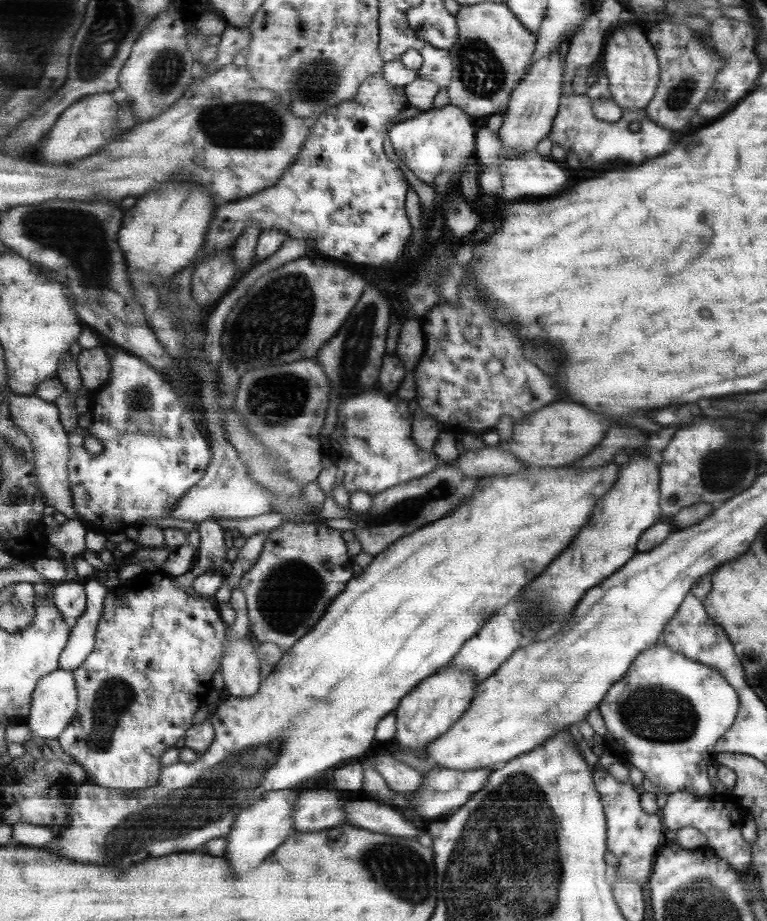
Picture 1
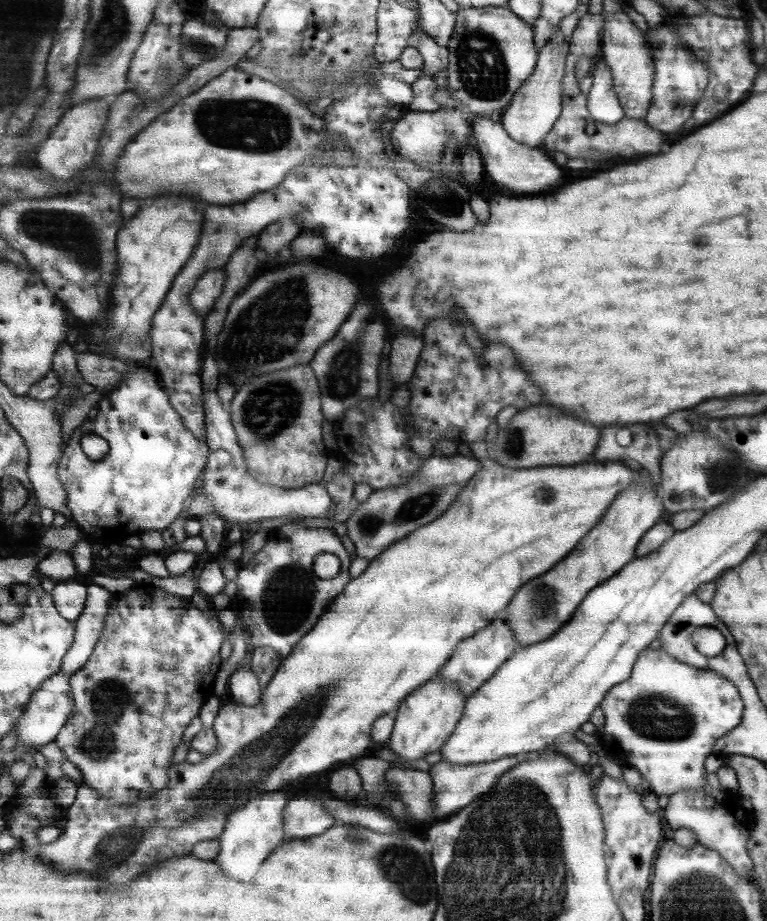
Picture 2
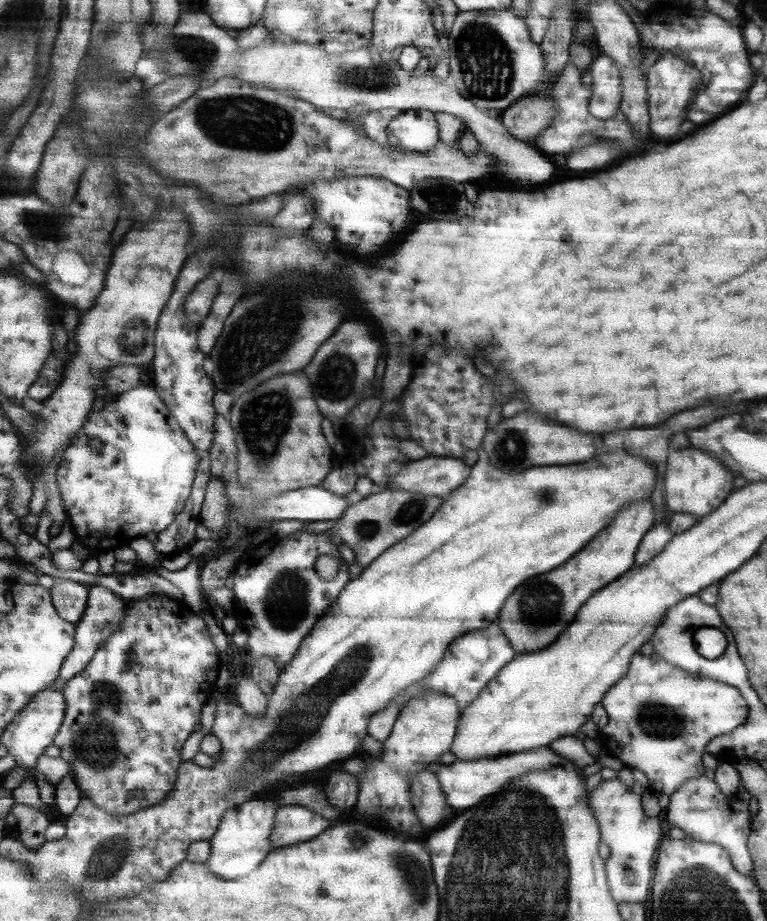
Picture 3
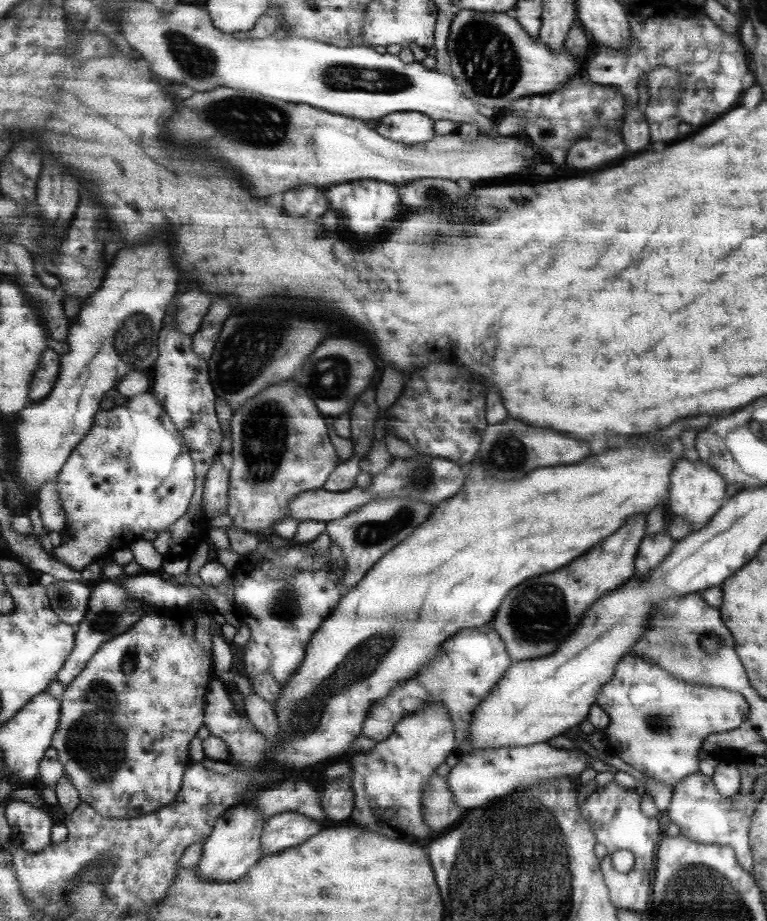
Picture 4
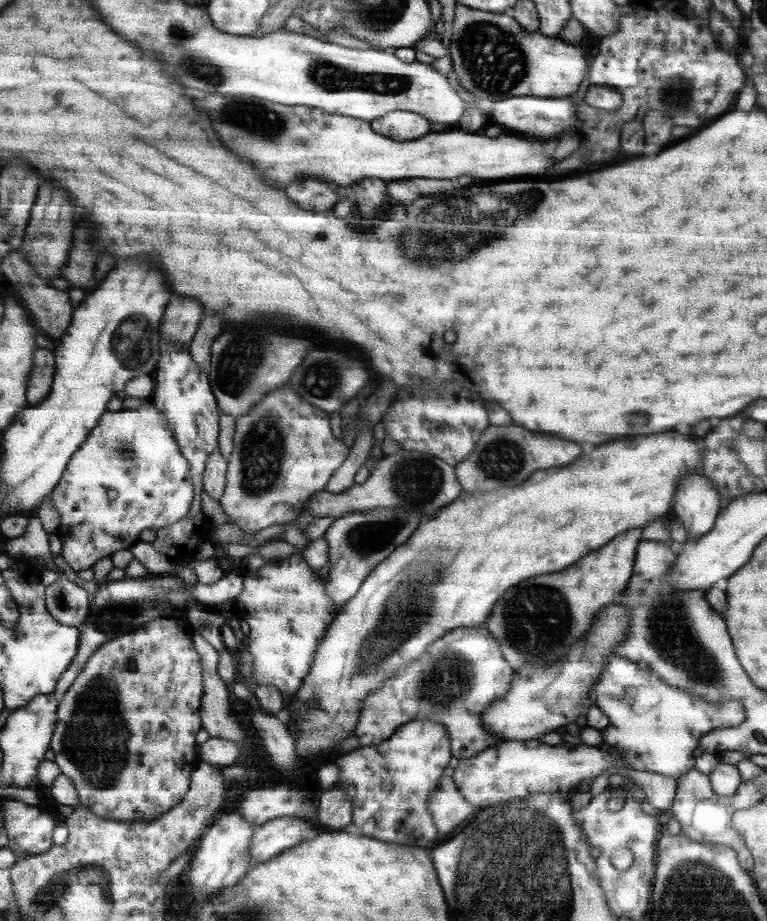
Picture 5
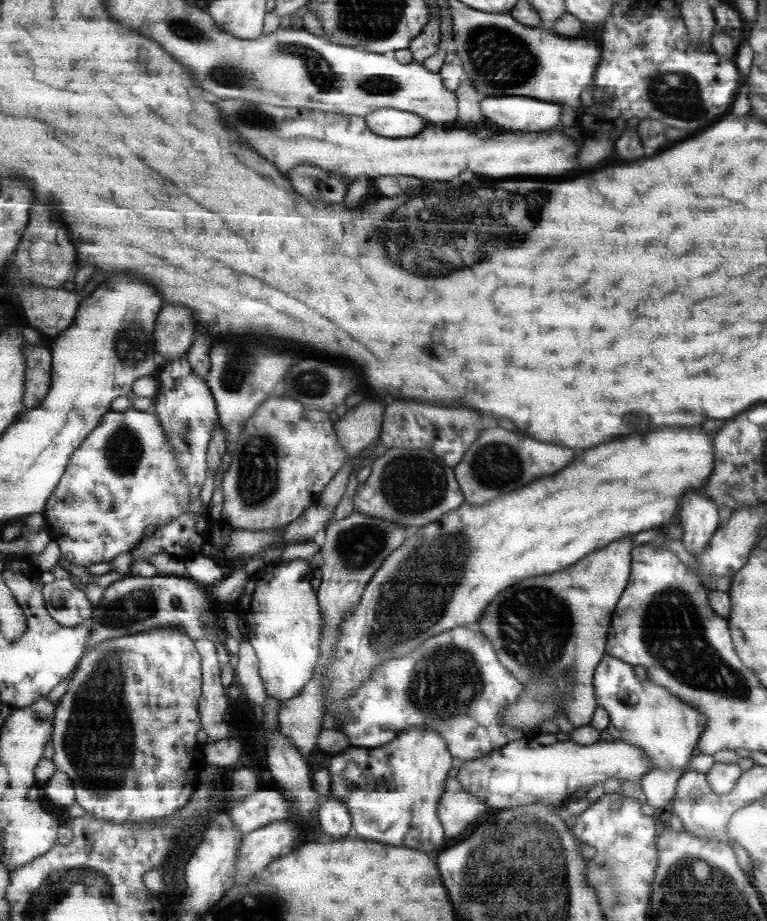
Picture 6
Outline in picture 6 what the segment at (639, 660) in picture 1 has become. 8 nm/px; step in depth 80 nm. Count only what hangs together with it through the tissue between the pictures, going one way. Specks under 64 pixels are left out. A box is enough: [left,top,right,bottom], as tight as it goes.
[594,654,707,769]

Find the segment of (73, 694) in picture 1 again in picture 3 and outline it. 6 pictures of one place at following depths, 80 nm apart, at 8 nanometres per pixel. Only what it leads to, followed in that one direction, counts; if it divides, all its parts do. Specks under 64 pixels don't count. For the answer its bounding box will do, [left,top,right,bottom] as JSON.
[1,678,67,776]

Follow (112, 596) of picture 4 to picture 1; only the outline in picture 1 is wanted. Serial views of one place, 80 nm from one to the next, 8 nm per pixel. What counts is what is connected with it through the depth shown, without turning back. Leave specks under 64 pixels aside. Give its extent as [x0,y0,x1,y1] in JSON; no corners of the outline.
[59,581,111,671]

